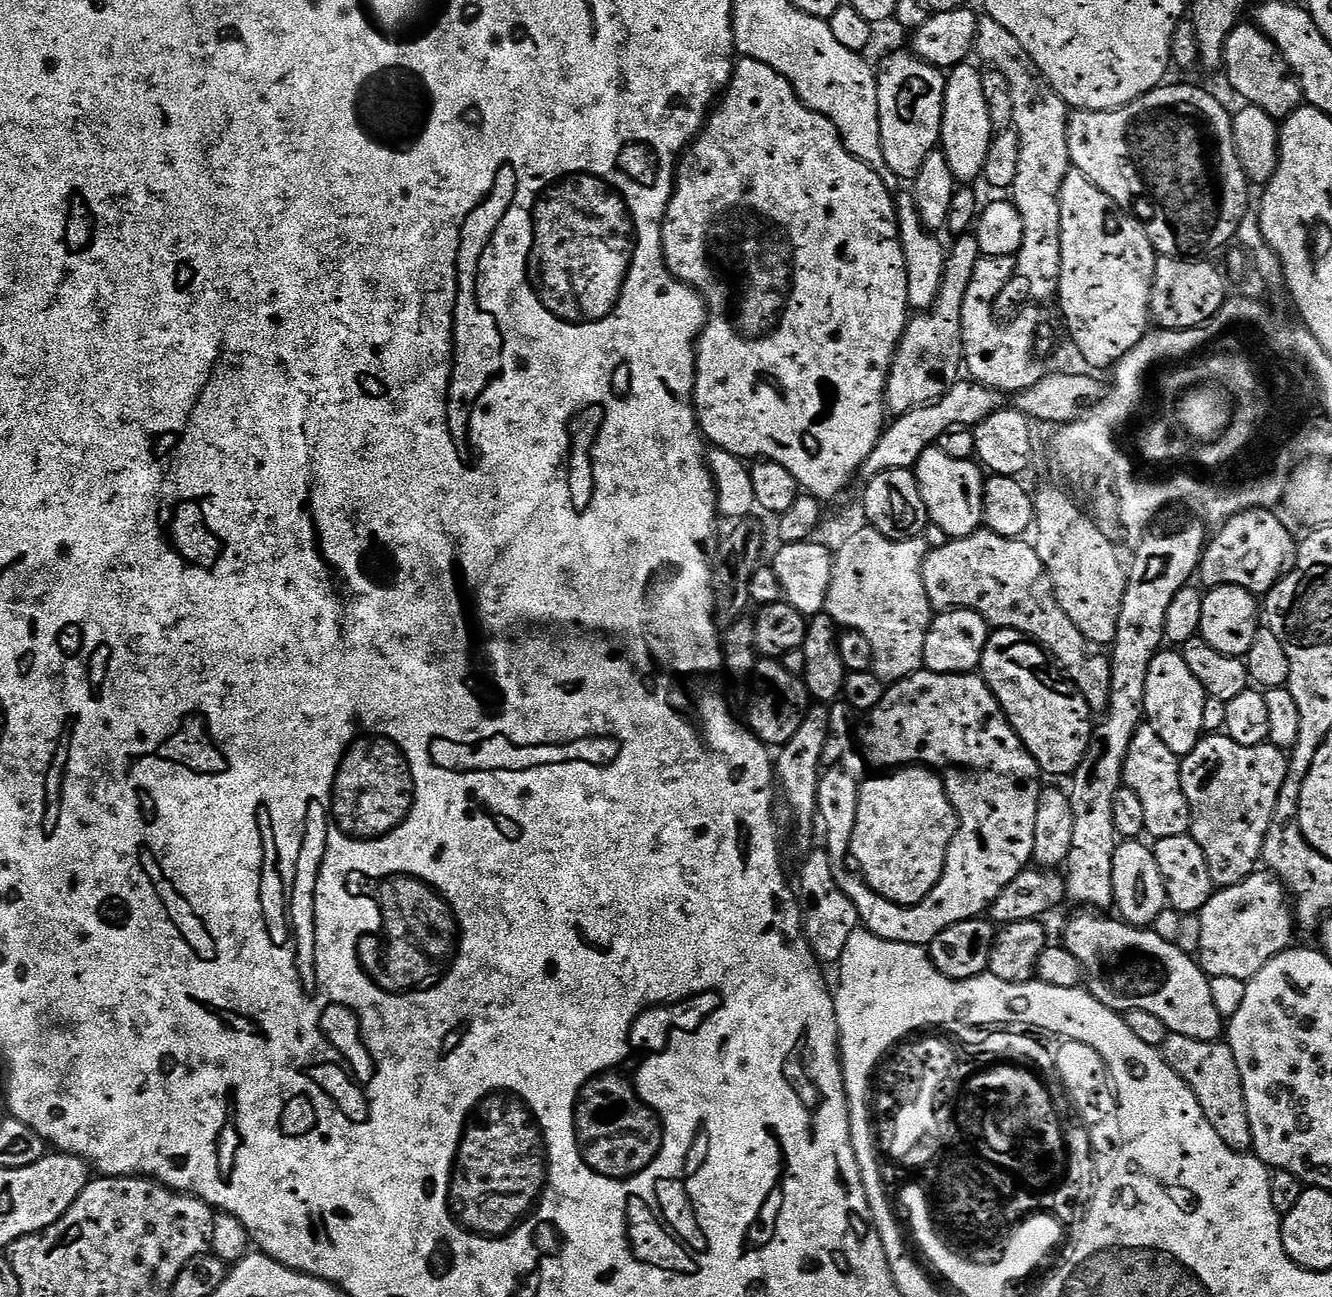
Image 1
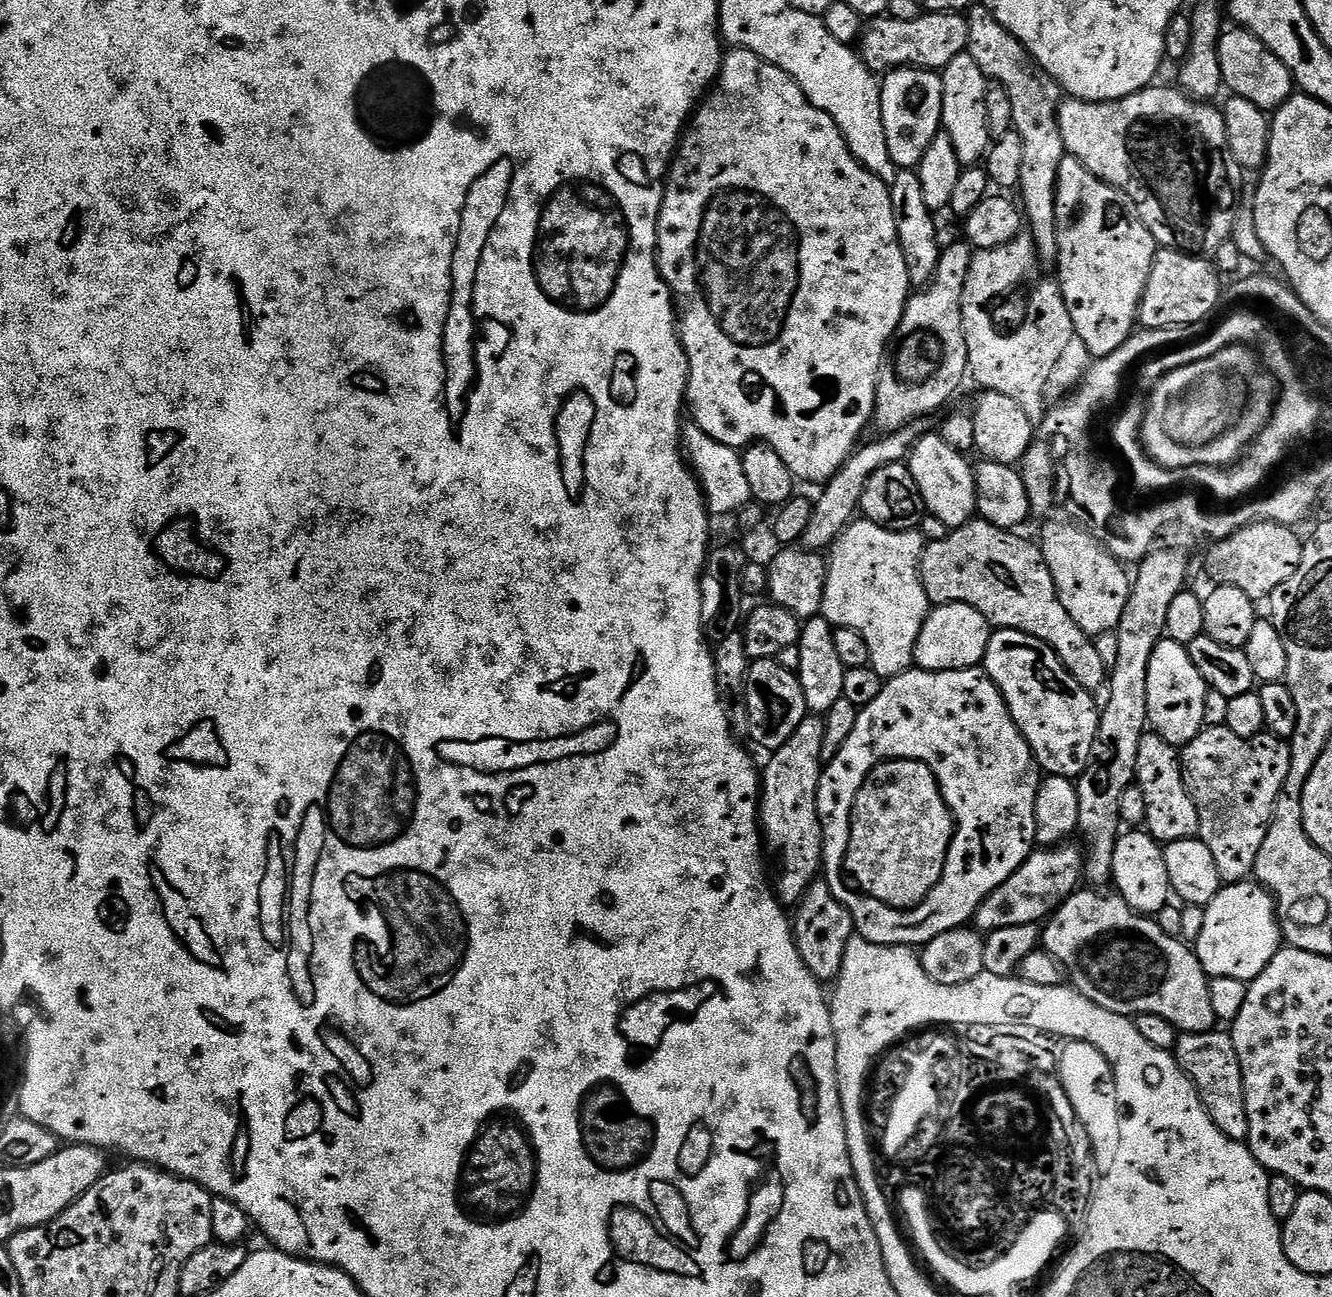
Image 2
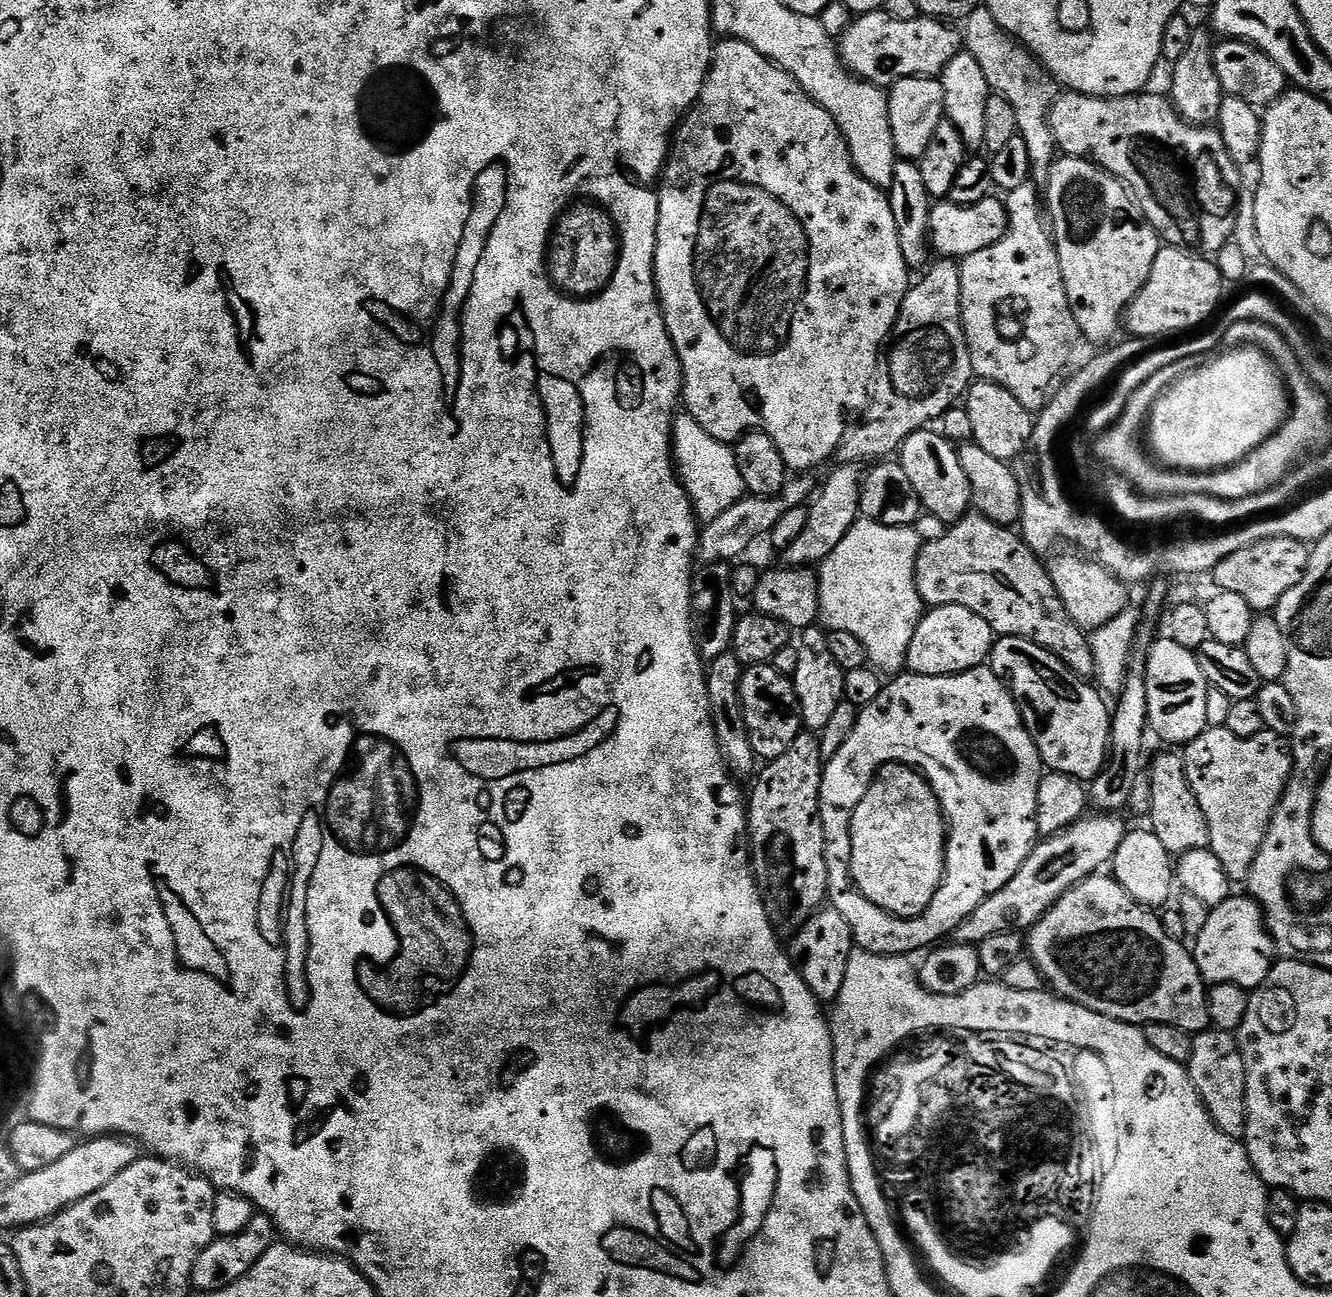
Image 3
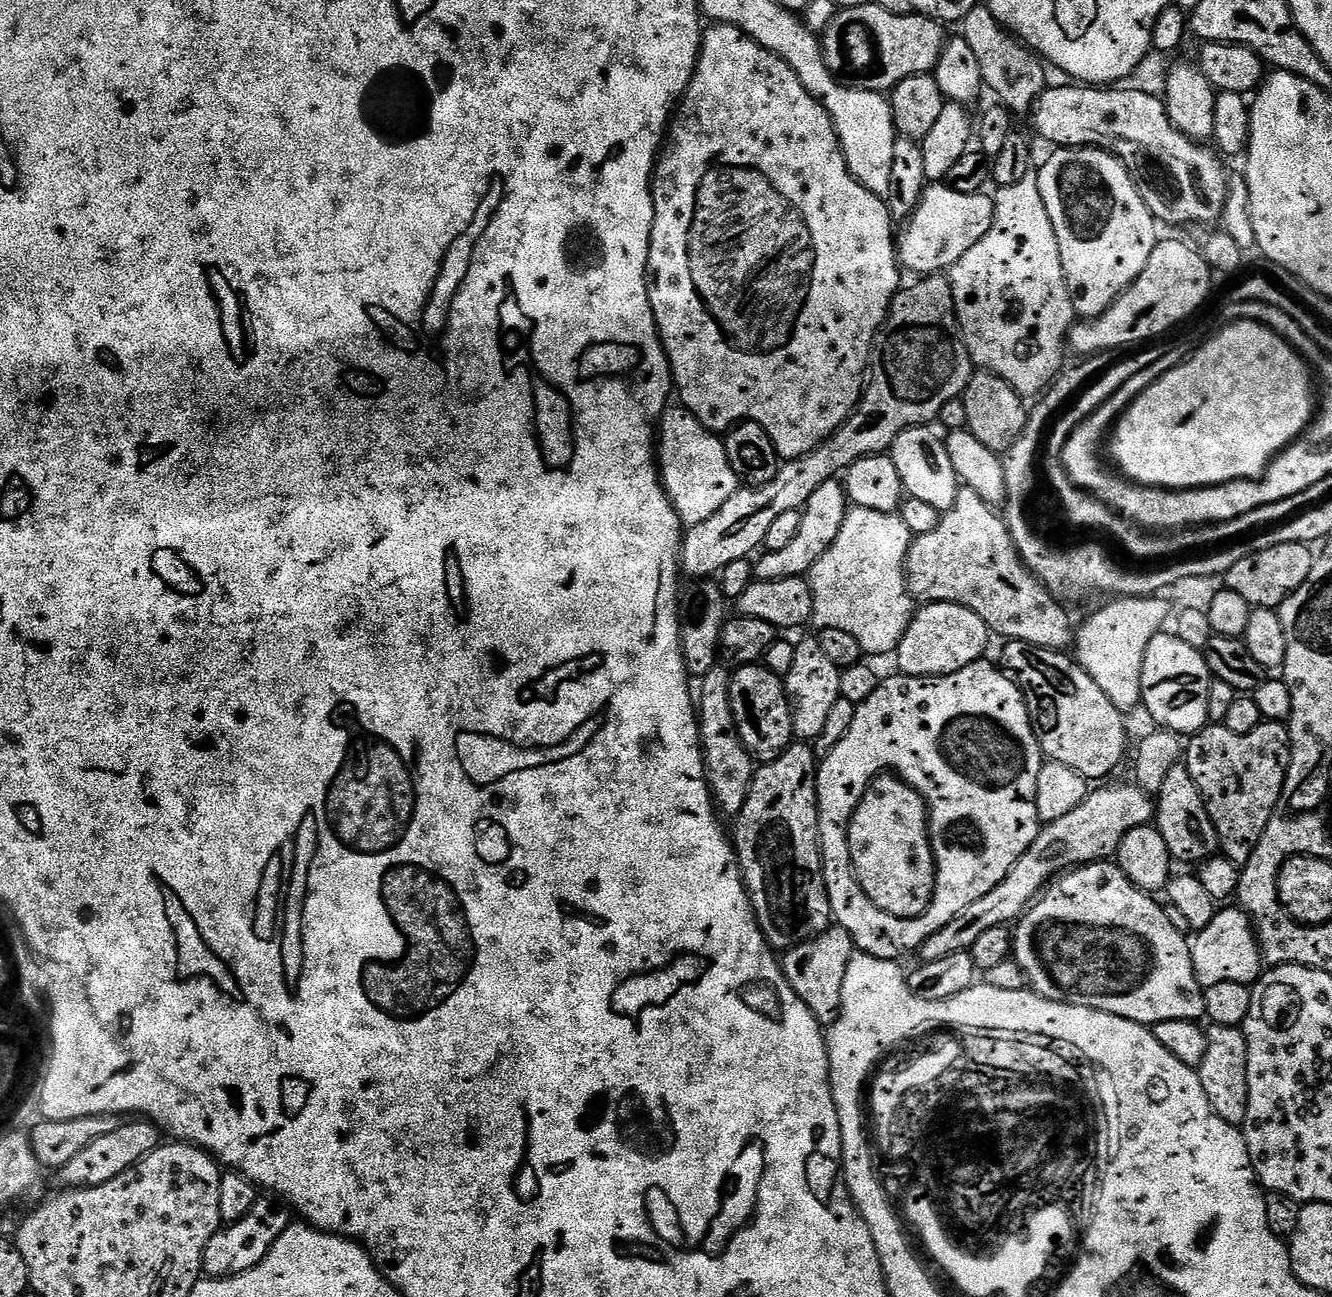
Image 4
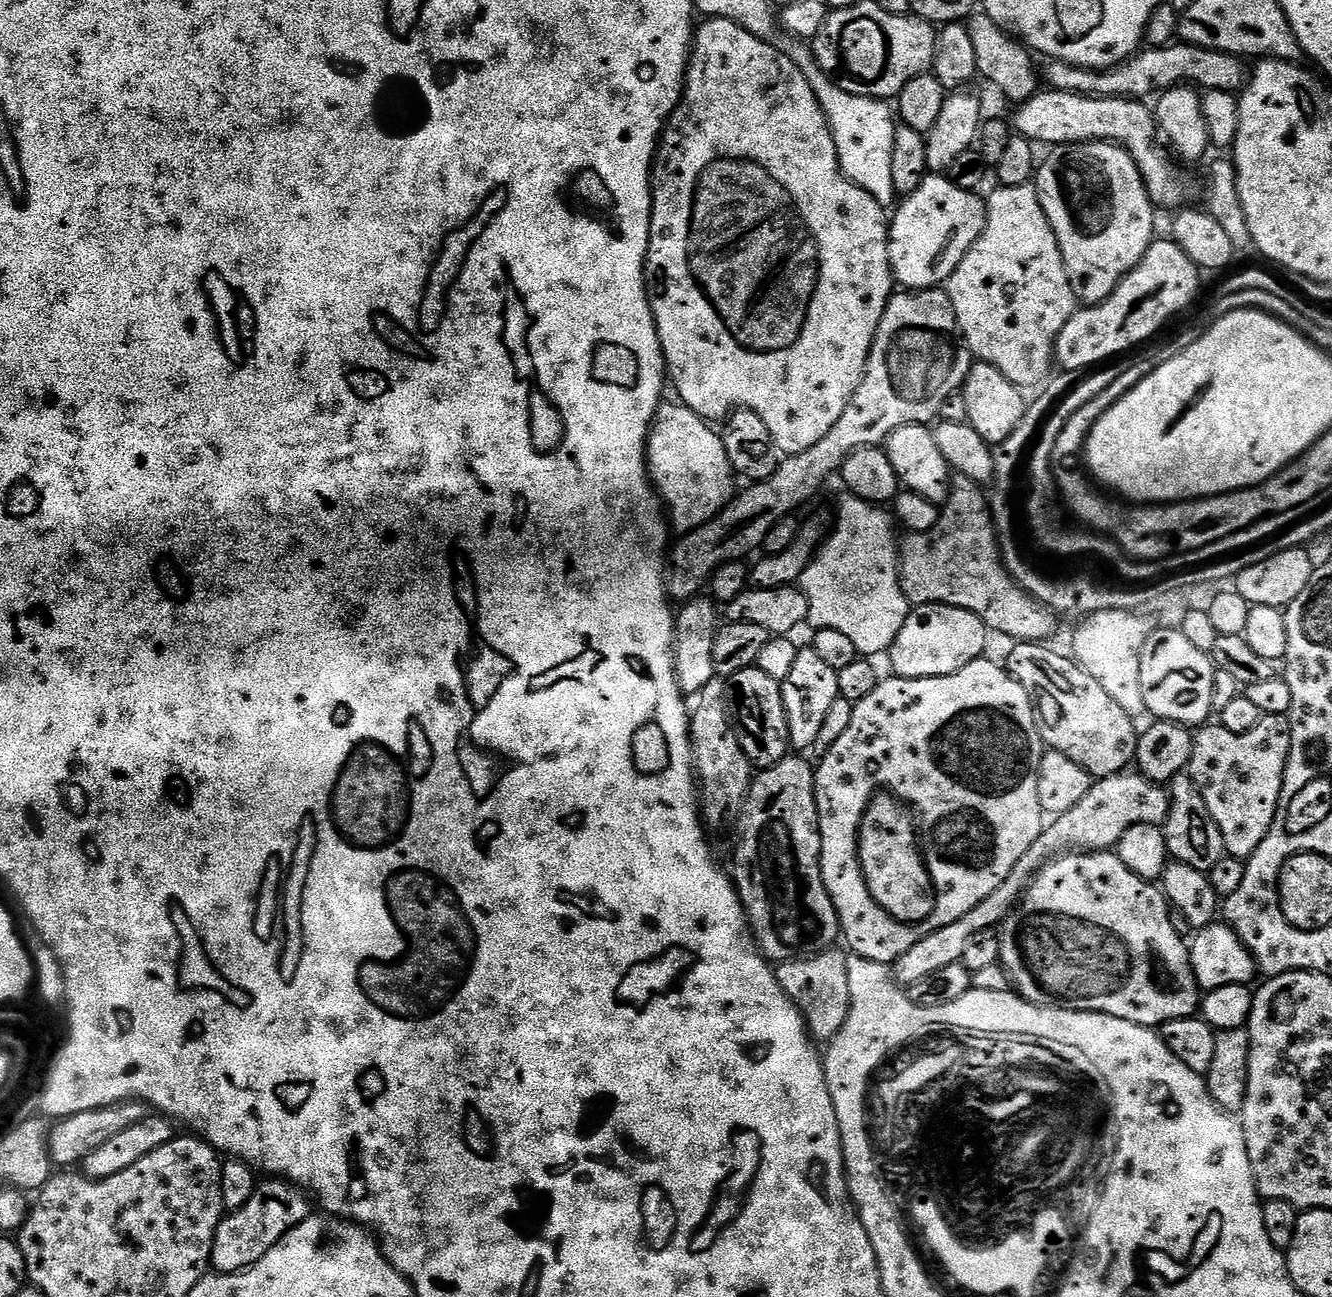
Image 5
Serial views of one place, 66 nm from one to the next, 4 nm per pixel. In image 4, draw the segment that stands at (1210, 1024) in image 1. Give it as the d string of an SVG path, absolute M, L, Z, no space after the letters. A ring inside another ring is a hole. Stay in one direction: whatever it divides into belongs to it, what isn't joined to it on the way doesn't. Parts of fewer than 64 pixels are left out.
M1116 862L1085 864L1063 873L1059 879L1044 889L1039 899L1014 924L1012 956L1017 966L1024 971L1027 987L1035 992L1036 995L1042 998L1050 998L1054 1002L1066 1002L1074 1006L1086 1006L1094 1010L1102 1010L1106 1014L1118 1014L1118 1018L1138 1022L1145 1026L1151 1026L1158 1022L1174 1022L1175 1020L1203 1021L1205 1019L1205 989L1200 987L1196 977L1189 941L1182 934L1178 934L1178 930L1174 930L1174 926L1170 923L1170 918L1166 918L1164 913L1165 905L1163 903L1159 904L1156 899L1155 895L1136 888L1134 882L1130 882L1130 878L1126 878L1126 874L1120 869L1119 863Z

